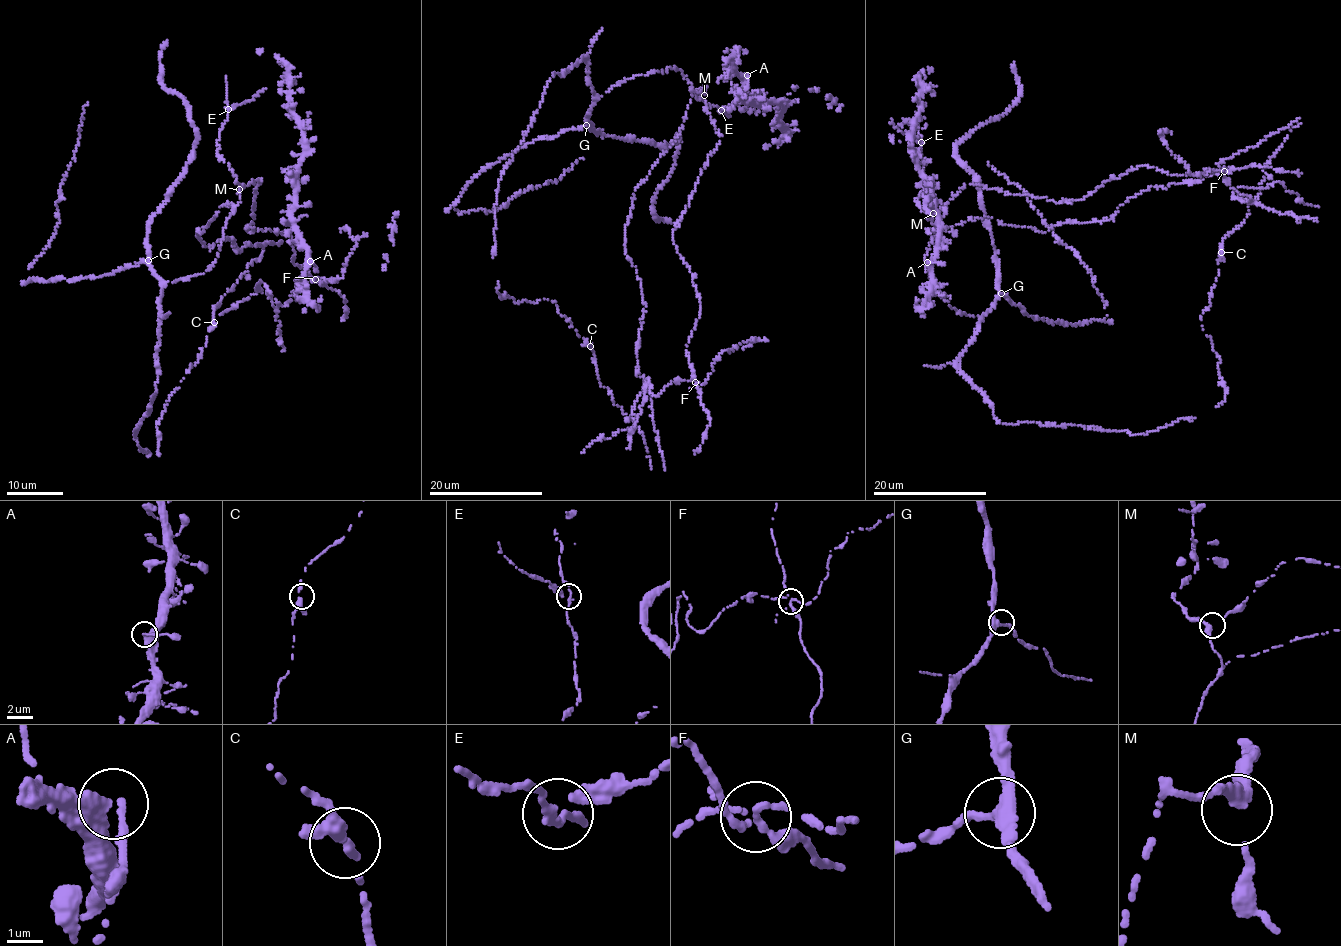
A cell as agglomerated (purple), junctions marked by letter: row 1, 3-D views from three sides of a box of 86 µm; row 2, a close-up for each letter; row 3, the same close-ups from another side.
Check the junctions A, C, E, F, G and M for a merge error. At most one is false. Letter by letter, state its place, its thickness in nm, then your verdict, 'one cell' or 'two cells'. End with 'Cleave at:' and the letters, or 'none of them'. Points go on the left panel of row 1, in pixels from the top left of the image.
A: place (310, 261); calibre 320 nm; one cell
C: place (214, 322); calibre 240 nm; one cell
E: place (228, 109); calibre 170 nm; one cell
F: place (315, 279); calibre 190 nm; two cells
G: place (148, 260); calibre 320 nm; one cell
M: place (239, 189); calibre 240 nm; one cell
Cleave at: F

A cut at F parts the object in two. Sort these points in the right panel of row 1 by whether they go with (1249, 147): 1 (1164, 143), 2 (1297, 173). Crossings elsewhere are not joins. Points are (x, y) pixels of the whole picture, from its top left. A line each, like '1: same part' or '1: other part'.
1: other part
2: same part

